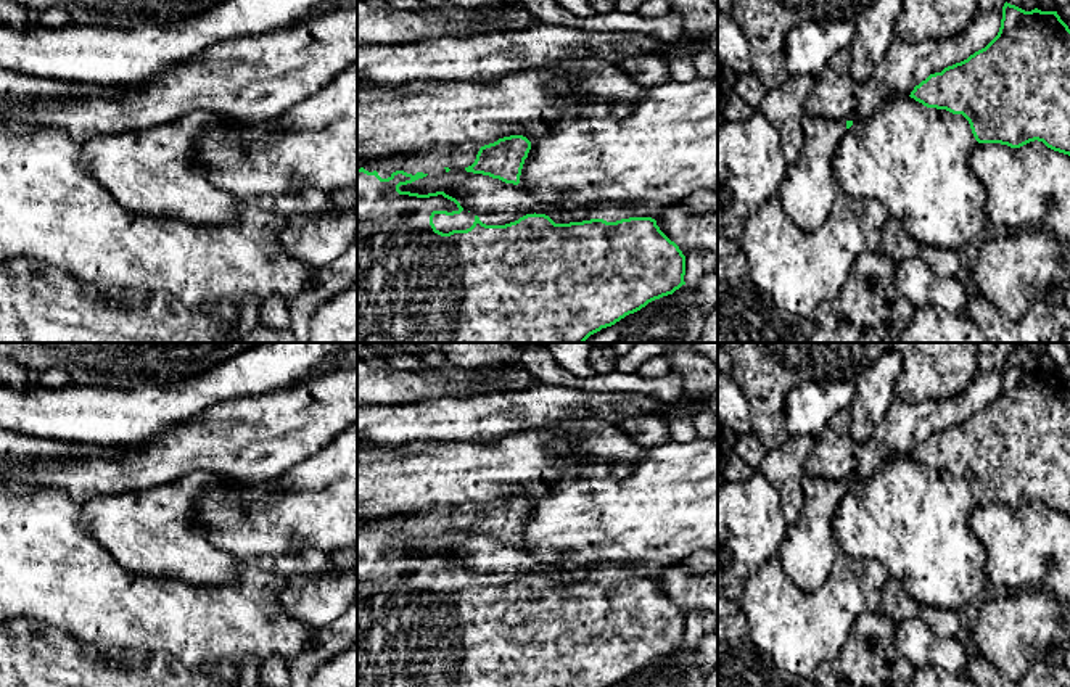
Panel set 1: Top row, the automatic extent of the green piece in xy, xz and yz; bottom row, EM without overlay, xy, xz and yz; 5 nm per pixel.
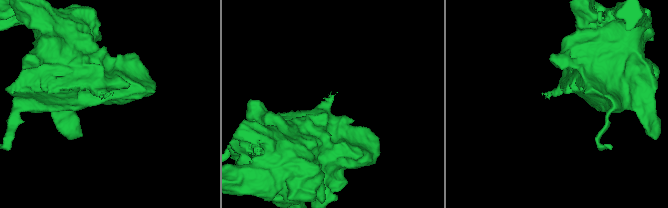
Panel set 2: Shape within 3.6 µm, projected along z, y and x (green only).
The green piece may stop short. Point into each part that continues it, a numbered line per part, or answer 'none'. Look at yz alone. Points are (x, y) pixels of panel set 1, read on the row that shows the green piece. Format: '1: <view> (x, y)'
1: yz (810, 189)

